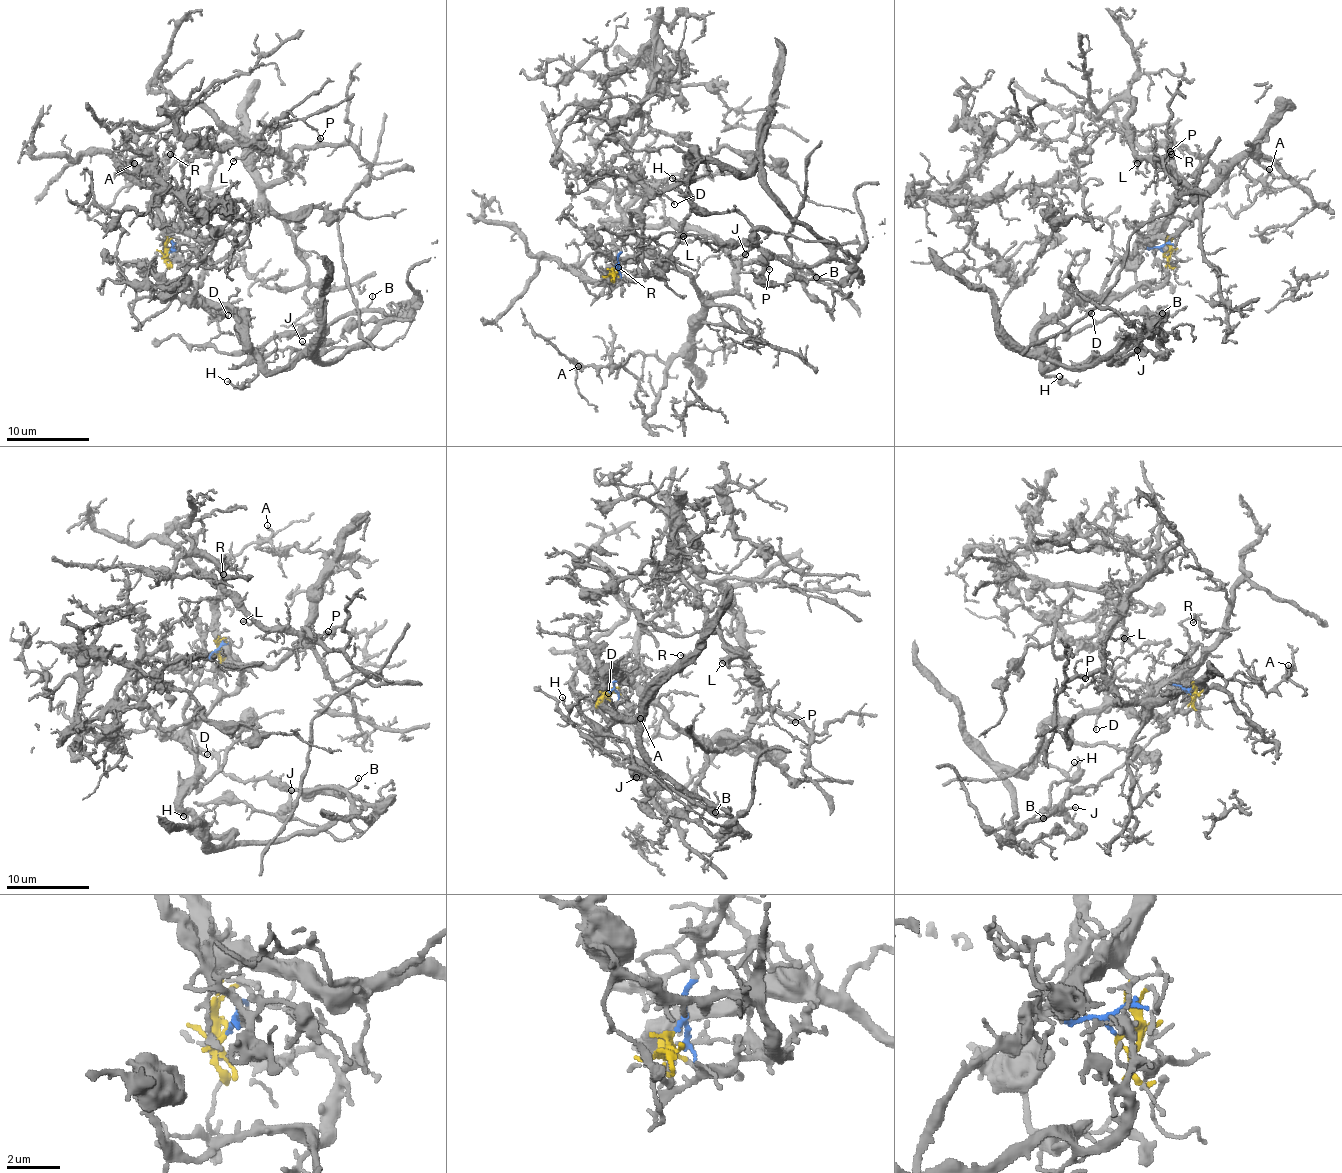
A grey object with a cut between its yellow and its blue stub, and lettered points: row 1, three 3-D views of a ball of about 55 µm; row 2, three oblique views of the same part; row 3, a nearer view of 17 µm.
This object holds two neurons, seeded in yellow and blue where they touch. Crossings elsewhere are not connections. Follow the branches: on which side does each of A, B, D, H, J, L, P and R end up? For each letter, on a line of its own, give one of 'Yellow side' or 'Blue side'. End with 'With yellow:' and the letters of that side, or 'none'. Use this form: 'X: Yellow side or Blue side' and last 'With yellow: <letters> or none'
A: Yellow side
B: Blue side
D: Blue side
H: Blue side
J: Blue side
L: Yellow side
P: Yellow side
R: Yellow side
With yellow: A, L, P, R

